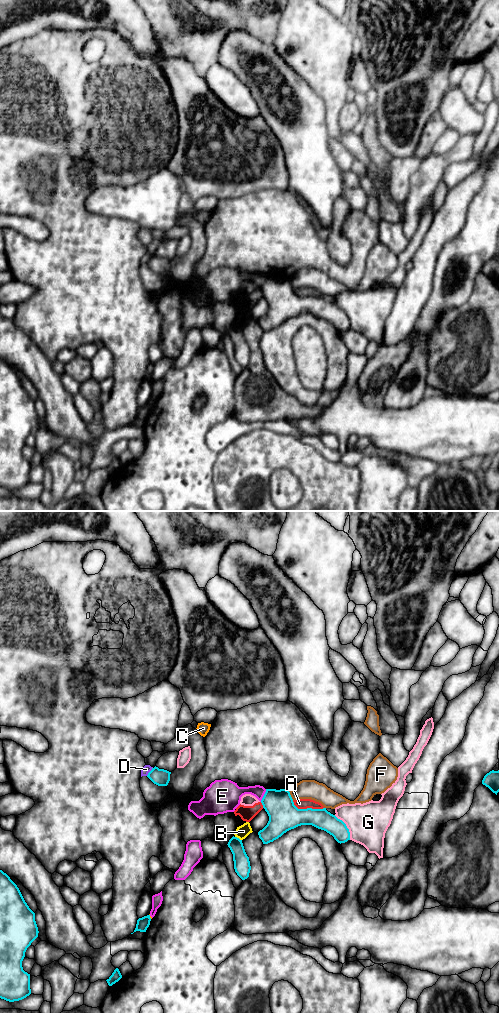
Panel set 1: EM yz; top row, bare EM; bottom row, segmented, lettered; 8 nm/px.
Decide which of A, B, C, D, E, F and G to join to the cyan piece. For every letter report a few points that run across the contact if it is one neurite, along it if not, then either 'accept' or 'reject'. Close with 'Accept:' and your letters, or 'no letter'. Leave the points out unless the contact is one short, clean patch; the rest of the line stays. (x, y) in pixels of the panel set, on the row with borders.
A: reject
B: reject
C: reject
D: reject
E: accept
F: reject
G: reject
Accept: E

